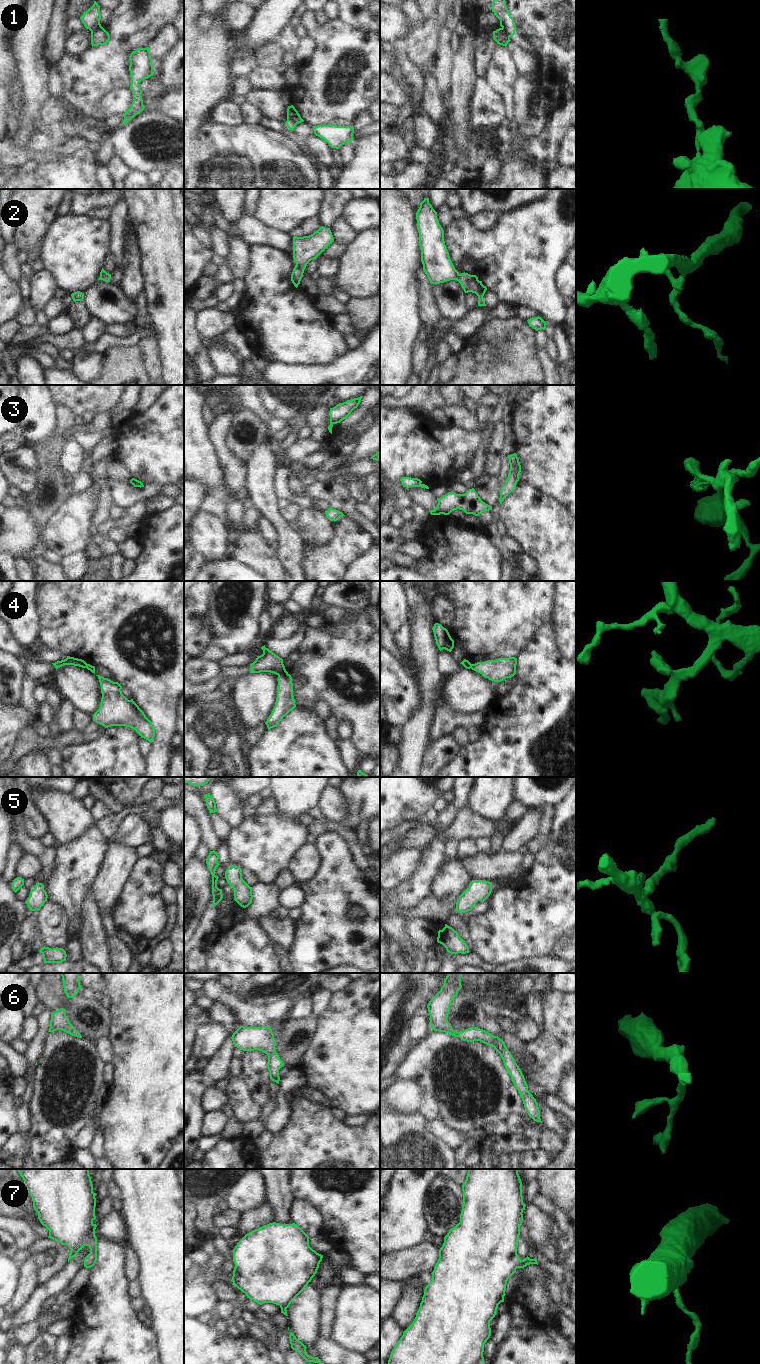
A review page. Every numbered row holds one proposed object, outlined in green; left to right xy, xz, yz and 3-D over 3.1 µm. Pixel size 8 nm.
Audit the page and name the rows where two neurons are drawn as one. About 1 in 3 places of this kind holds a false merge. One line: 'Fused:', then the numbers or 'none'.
Fused: 1, 2, 3, 4

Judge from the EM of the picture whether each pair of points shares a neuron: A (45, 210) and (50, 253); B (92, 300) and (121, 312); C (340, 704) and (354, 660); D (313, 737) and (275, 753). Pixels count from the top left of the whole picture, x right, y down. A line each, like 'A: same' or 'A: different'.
A: different
B: same
C: same
D: same

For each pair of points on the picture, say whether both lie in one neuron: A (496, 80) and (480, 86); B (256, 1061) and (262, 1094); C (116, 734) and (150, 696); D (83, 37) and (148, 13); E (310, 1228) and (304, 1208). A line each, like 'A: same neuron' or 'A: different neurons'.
A: different neurons
B: same neuron
C: different neurons
D: different neurons
E: same neuron

